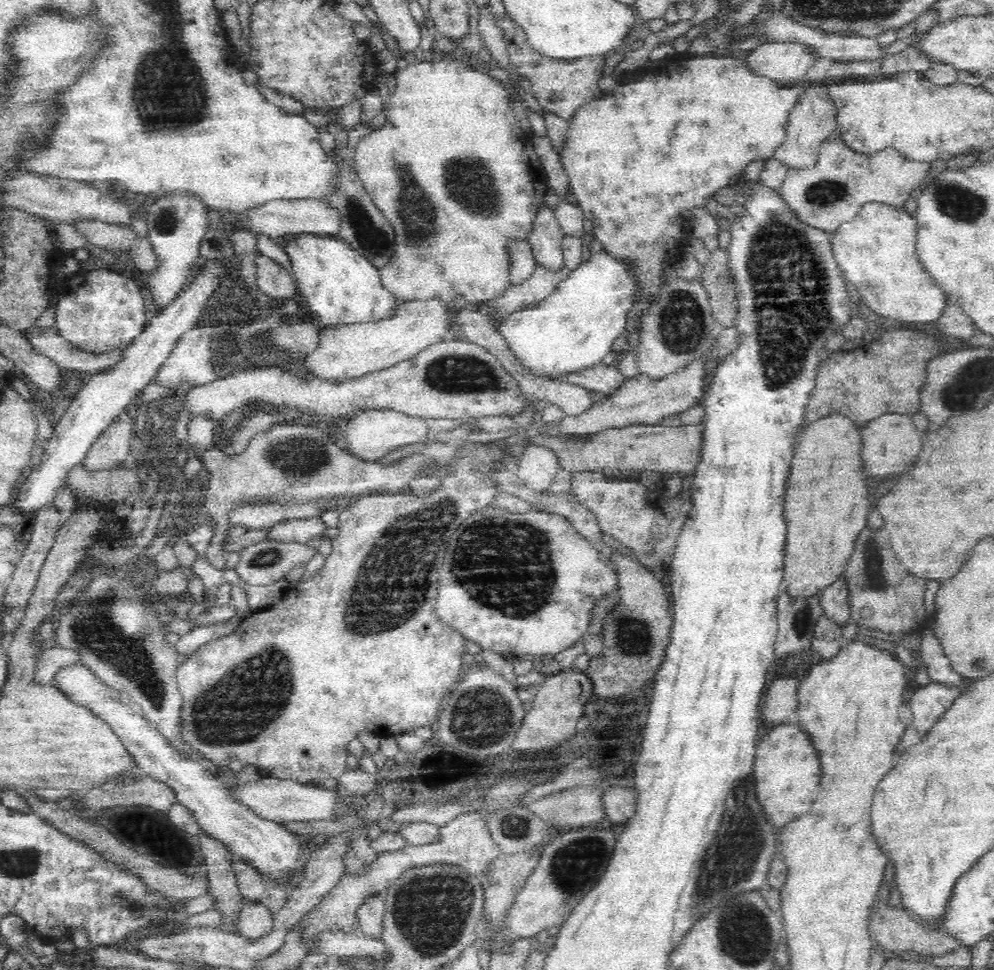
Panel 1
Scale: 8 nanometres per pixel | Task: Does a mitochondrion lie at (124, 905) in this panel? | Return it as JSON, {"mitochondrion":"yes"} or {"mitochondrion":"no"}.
{"mitochondrion":"yes"}

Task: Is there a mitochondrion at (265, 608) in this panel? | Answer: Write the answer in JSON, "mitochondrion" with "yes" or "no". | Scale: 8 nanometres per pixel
{"mitochondrion":"no"}

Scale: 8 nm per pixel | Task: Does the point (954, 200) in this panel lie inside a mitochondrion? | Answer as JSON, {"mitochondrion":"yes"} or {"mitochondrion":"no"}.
{"mitochondrion":"yes"}

